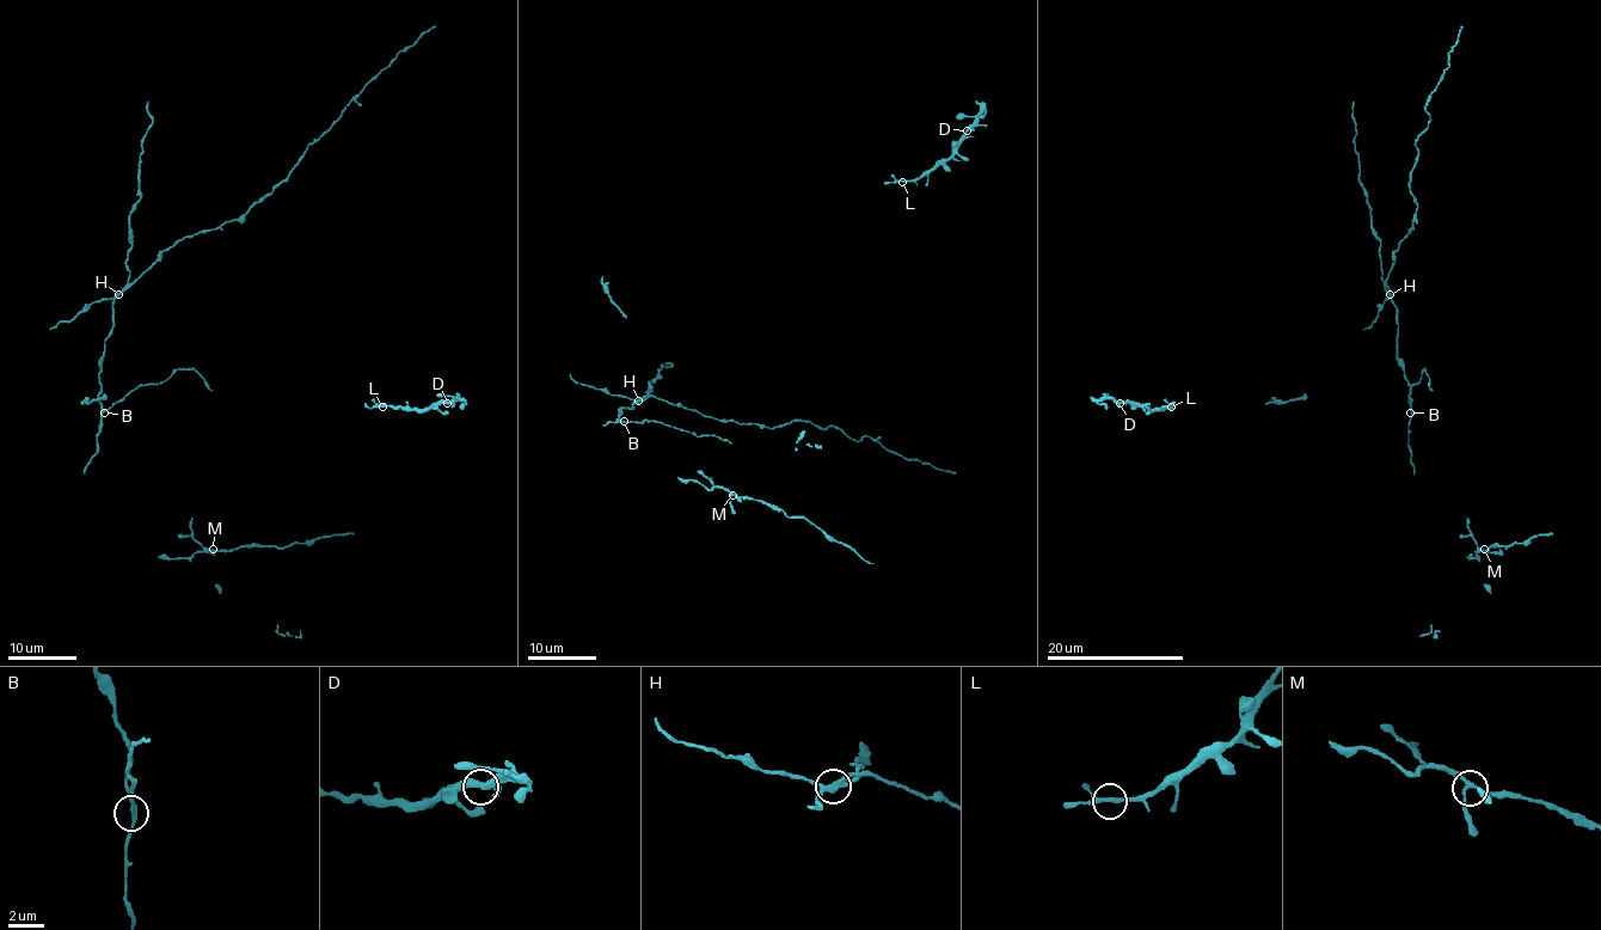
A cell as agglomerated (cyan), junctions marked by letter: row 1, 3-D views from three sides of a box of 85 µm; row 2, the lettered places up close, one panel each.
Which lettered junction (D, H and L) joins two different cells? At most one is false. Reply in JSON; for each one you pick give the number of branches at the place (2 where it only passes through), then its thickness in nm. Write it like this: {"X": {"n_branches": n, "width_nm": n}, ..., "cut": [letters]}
{"H": {"n_branches": 4, "width_nm": 240}, "cut": ["H"]}

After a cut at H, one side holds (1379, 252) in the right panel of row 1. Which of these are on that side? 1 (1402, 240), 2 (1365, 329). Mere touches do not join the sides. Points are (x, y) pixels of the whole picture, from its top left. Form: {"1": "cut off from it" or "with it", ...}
{"1": "cut off from it", "2": "cut off from it"}

